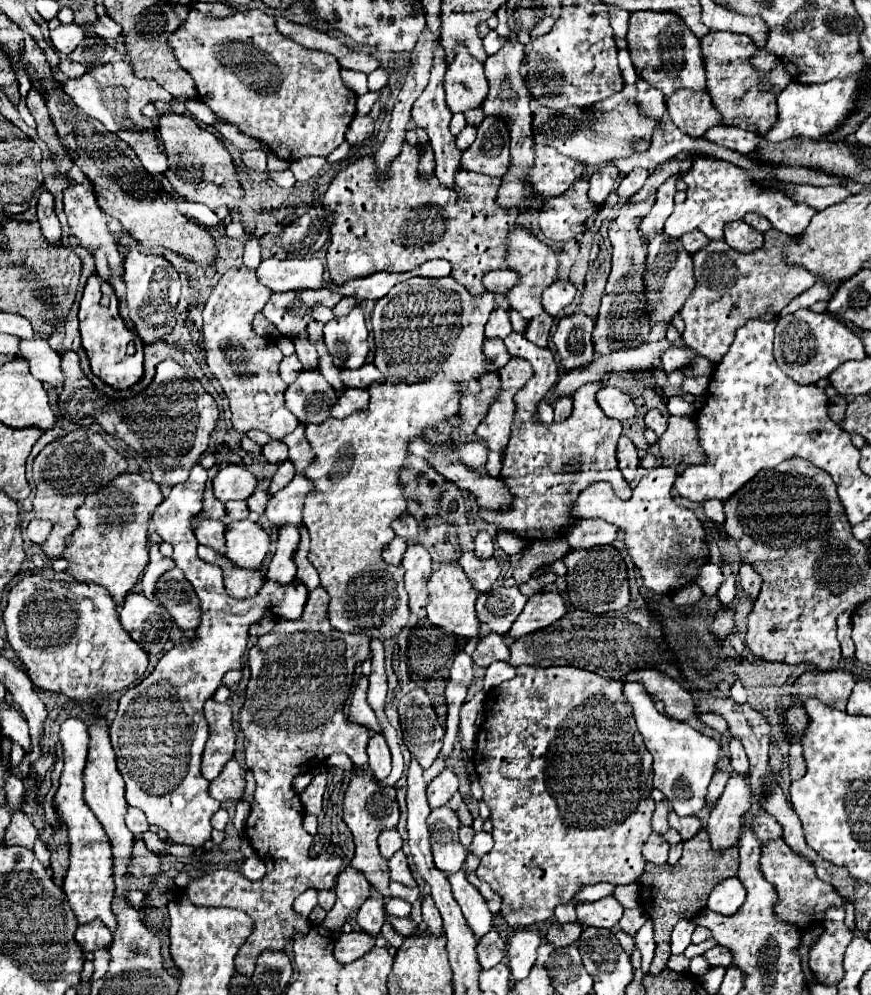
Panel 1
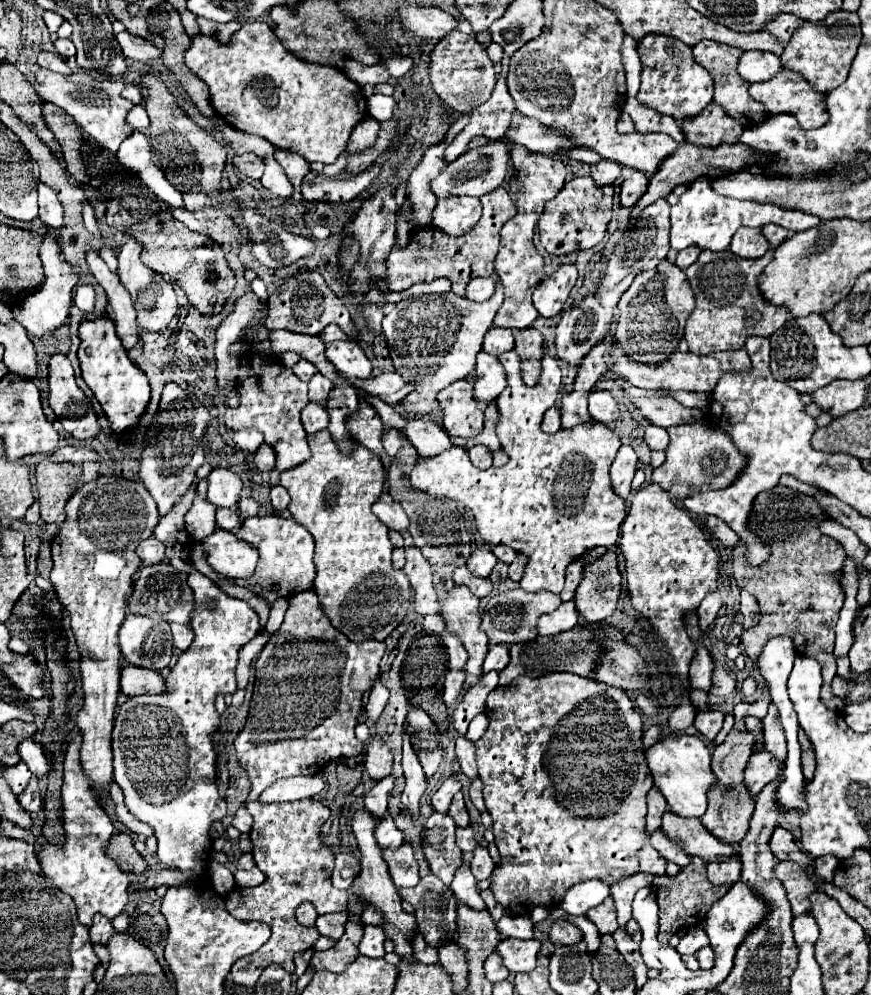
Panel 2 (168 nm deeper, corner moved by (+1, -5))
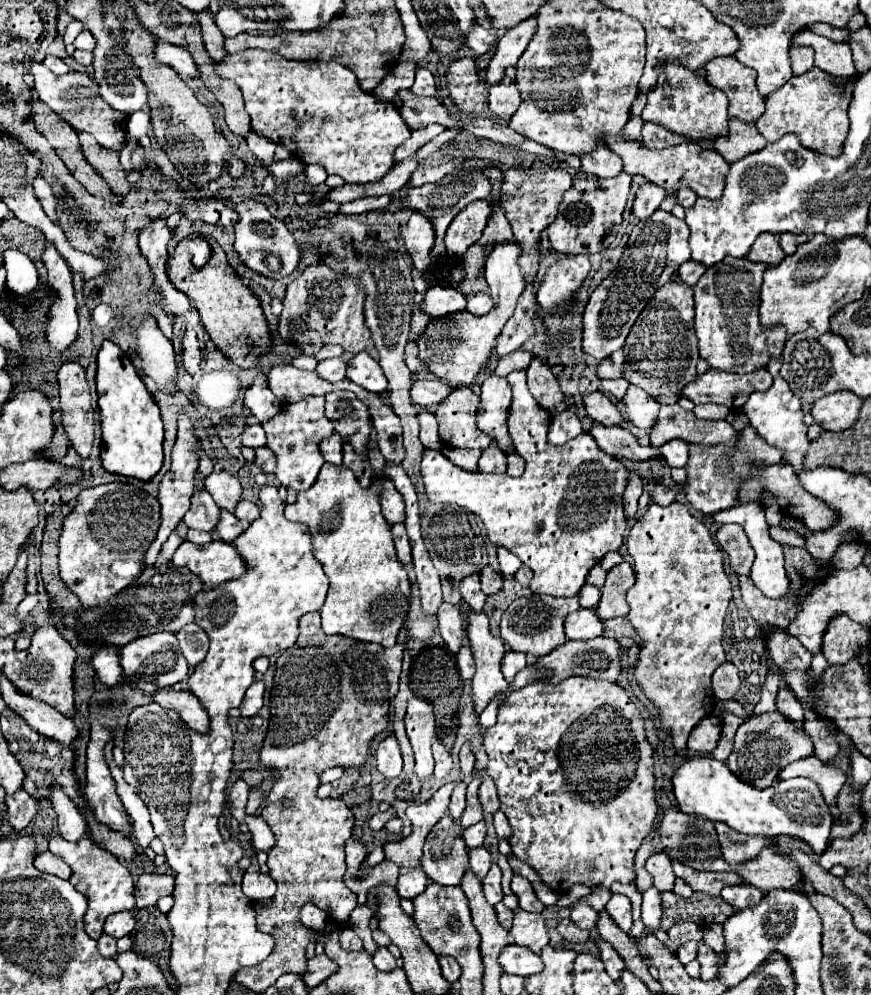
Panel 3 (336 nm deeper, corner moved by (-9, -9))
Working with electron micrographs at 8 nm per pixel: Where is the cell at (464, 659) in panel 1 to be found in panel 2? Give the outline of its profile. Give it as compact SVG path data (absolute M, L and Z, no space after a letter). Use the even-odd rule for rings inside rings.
M442 630L442 632L440 632L440 638L442 638L442 642L444 642L446 650L448 650L450 666L462 670L464 664L466 664L466 660L468 660L468 654L466 654L466 648L462 646L460 638L454 636L454 634L450 634L448 630Z

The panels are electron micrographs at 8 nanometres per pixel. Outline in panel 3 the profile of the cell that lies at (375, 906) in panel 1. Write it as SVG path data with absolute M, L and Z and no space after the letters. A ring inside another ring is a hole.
M378 948L376 954L374 954L374 966L378 970L384 970L384 972L394 970L396 968L396 958L388 952L388 948Z

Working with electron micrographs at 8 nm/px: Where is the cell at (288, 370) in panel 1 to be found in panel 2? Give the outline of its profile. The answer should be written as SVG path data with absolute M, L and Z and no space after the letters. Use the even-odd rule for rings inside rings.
M302 358L292 370L294 370L294 374L298 374L298 378L304 380L304 382L308 382L308 380L318 372L318 368L316 368L312 362L306 362L304 358Z

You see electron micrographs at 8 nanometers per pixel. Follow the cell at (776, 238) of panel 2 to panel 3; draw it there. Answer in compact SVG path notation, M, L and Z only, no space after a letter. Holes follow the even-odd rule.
M790 232L780 234L780 246L782 246L782 250L784 250L786 254L794 254L796 248L798 248L798 244L802 244L802 242L806 242L806 240L808 240L806 234L790 234Z

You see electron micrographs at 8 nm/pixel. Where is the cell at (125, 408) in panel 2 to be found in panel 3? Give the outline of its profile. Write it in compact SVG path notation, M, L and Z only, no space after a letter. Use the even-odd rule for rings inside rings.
M110 340L102 342L98 352L98 406L102 414L102 464L108 472L132 476L138 480L150 480L162 466L162 440L164 428L160 418L160 408L152 394L144 386L130 358Z

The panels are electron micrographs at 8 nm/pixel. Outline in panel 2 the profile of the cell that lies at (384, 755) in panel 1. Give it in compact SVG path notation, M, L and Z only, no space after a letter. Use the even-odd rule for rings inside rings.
M374 736L368 740L364 754L364 768L376 782L392 772L392 752L382 738Z

